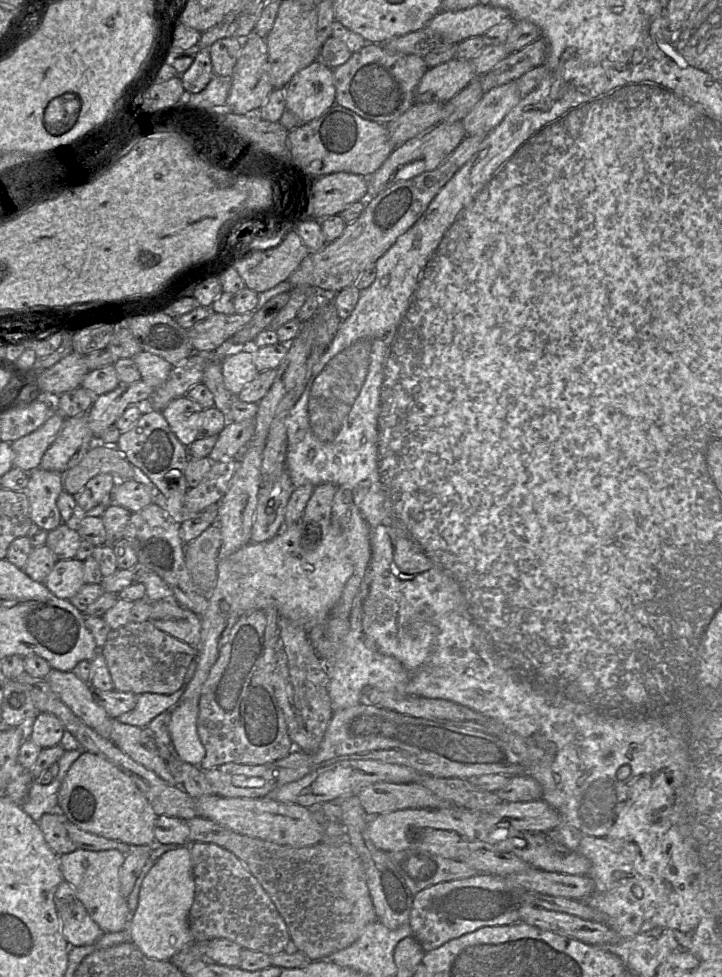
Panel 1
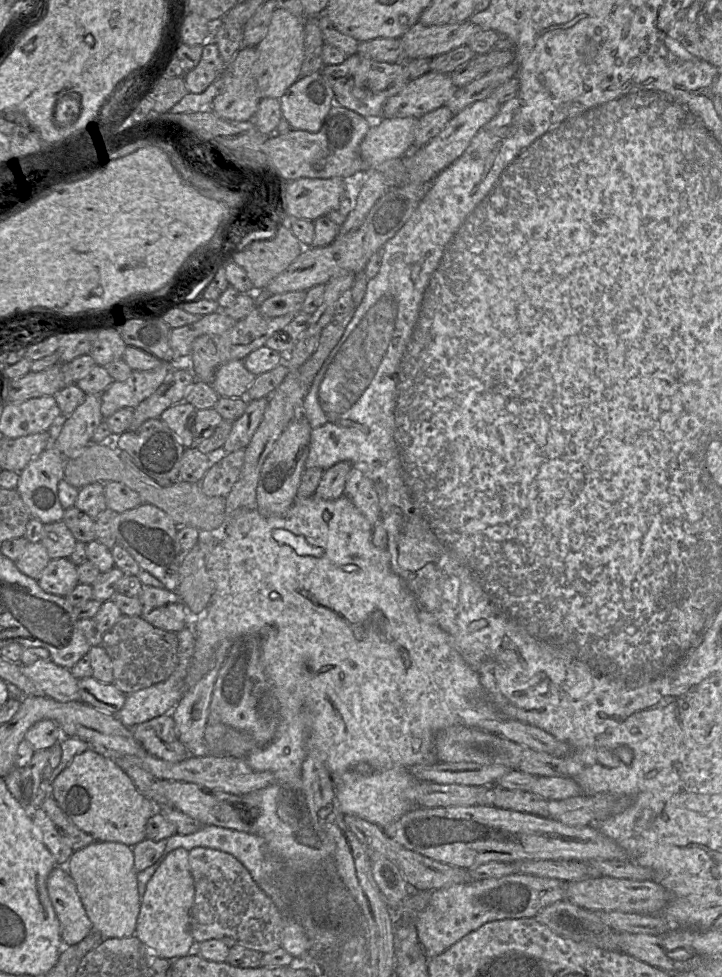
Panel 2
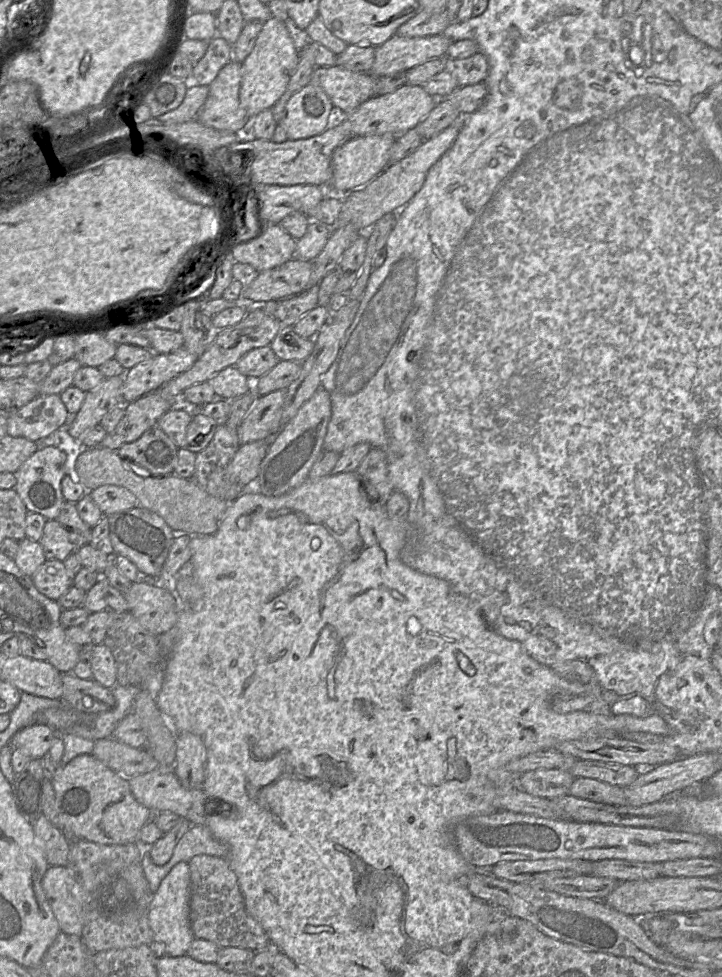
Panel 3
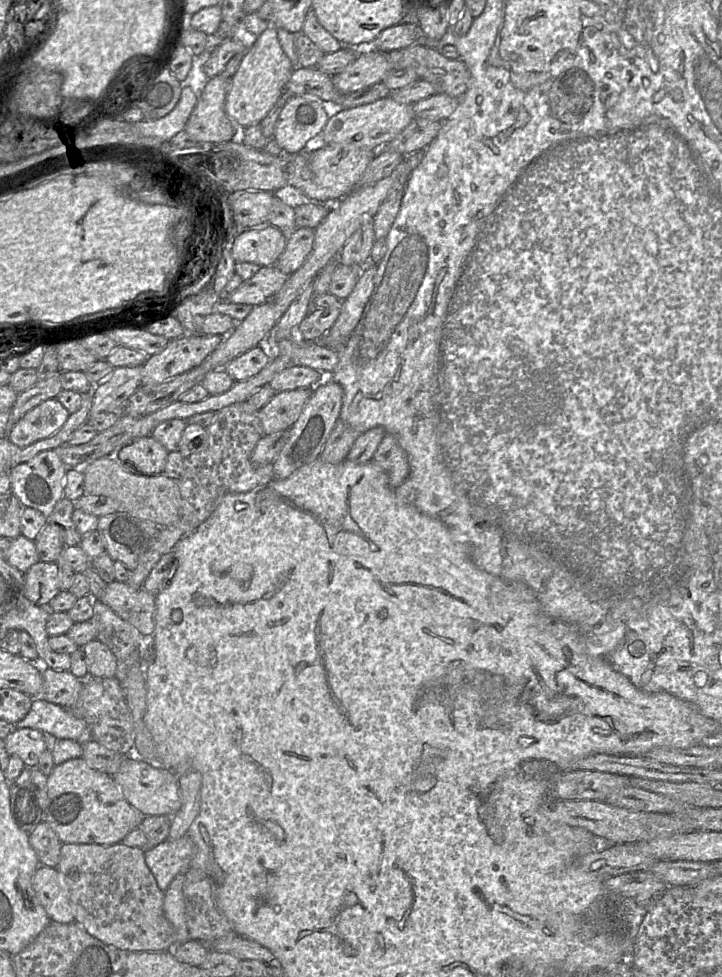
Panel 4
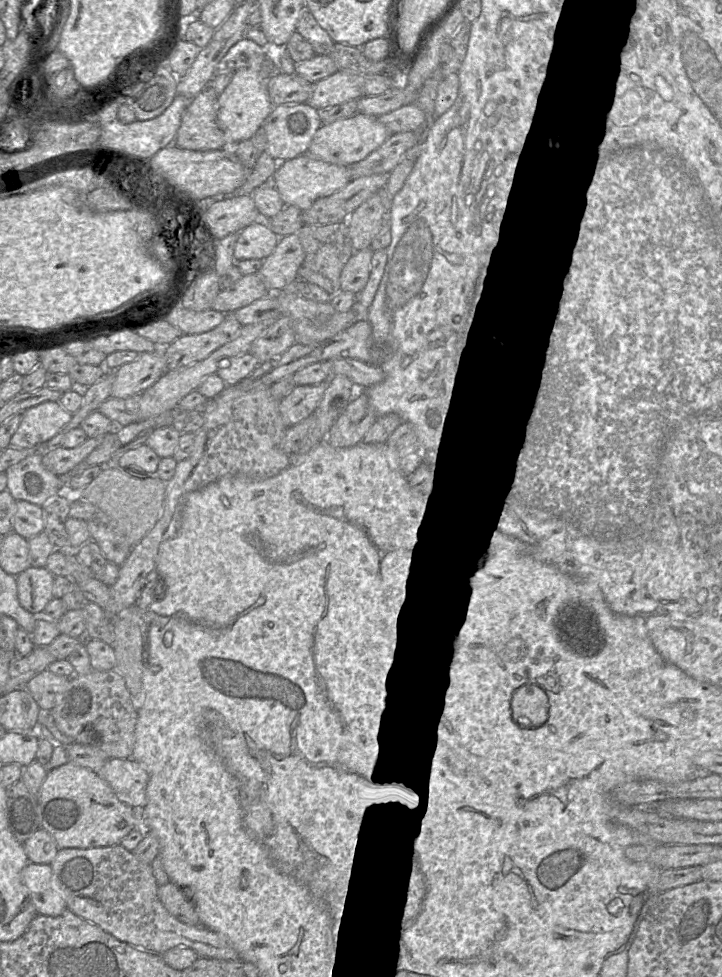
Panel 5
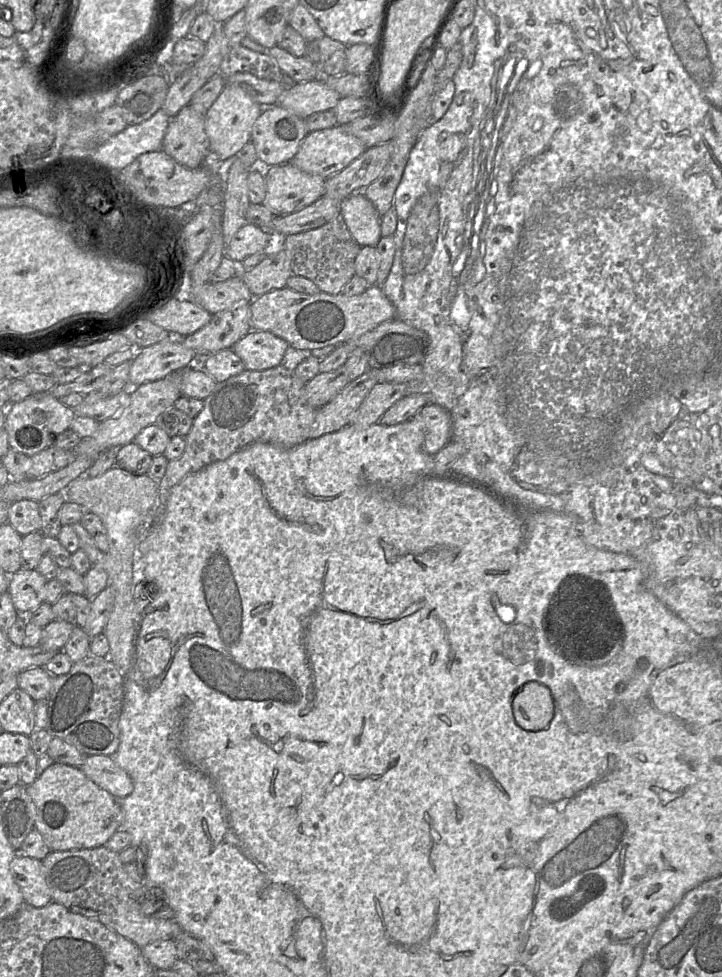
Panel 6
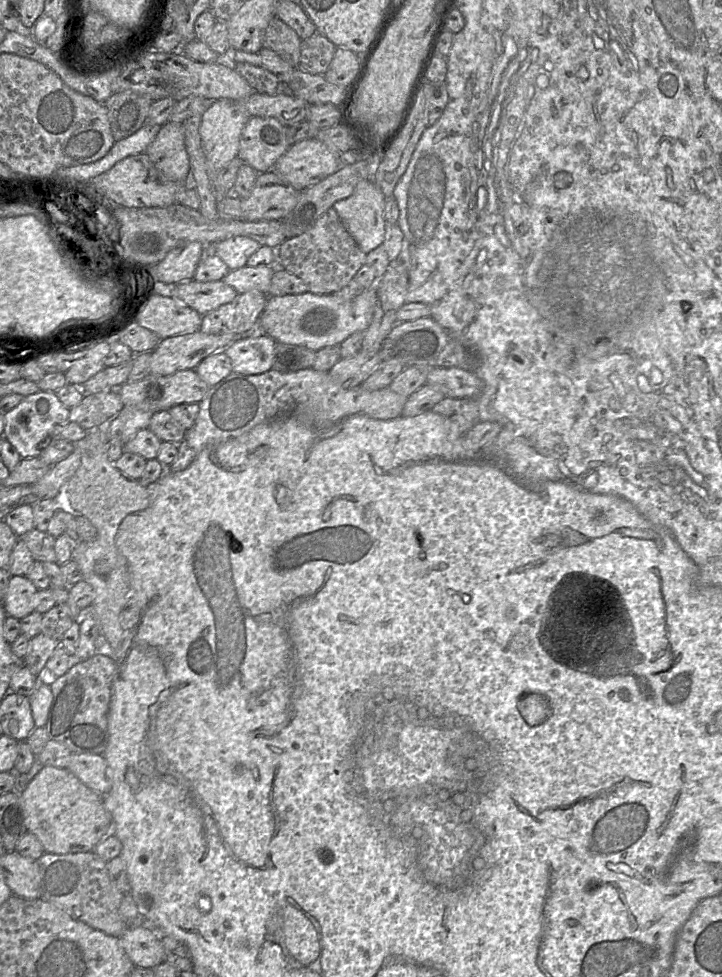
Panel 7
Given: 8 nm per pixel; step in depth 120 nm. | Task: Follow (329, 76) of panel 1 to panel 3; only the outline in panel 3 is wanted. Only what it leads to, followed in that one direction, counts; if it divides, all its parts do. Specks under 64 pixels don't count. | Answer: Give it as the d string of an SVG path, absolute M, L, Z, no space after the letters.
M309 83L289 99L278 124L283 127L288 139L307 139L323 133L339 116L329 96L320 87Z

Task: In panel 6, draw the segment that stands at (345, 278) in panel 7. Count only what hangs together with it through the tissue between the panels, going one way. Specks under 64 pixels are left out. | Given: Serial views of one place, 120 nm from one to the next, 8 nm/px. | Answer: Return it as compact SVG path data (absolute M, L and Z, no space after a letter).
M341 214L316 229L276 239L289 257L293 275L313 281L321 292L340 294L355 275L355 259L361 246L352 237Z

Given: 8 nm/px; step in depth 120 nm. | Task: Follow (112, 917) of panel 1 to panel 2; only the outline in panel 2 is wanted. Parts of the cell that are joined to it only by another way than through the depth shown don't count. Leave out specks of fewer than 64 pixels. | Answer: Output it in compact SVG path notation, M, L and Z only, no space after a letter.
M95 841L74 851L65 865L93 924L93 932L99 933L104 939L126 938L135 934L141 899L132 848L117 842Z

